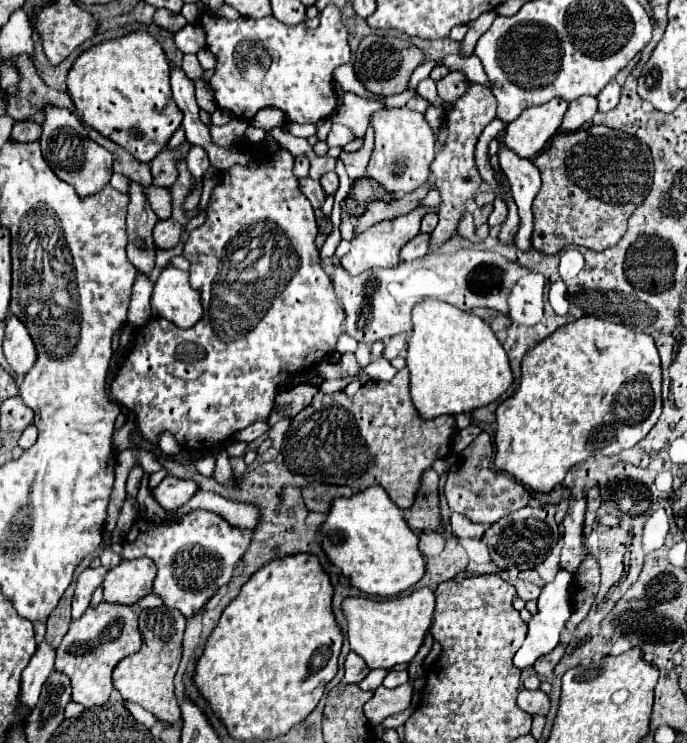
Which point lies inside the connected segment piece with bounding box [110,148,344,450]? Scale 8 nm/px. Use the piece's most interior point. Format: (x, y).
(270, 310)

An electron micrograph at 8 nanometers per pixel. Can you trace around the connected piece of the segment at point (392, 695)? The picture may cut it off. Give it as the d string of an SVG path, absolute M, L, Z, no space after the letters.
M402 684L392 690L380 686L374 692L372 700L364 704L364 714L370 724L380 724L388 716L404 712L410 706L410 698L412 698L412 684Z

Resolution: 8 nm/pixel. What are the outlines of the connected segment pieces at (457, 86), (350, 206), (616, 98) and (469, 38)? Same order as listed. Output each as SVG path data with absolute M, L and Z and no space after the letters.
M452 72L448 76L444 76L440 82L438 82L438 96L442 100L458 100L462 98L470 88L470 82L468 78L462 74L462 72Z
M362 178L352 184L352 190L346 198L346 210L352 216L362 216L366 212L366 206L374 200L390 202L390 194L382 186L376 186L376 182L372 182L370 178Z
M612 80L600 94L598 94L598 110L600 112L608 112L612 108L616 108L616 104L620 102L620 84L616 80Z
M486 12L486 14L478 16L474 22L468 24L468 32L466 32L464 40L462 40L462 52L464 52L466 56L468 56L470 52L474 52L474 46L476 46L478 38L492 26L494 18L496 18L496 12Z

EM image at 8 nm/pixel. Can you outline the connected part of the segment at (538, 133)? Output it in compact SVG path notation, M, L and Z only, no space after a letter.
M552 100L542 106L530 106L506 128L506 146L522 158L536 156L546 142L558 132L568 110L568 102Z

